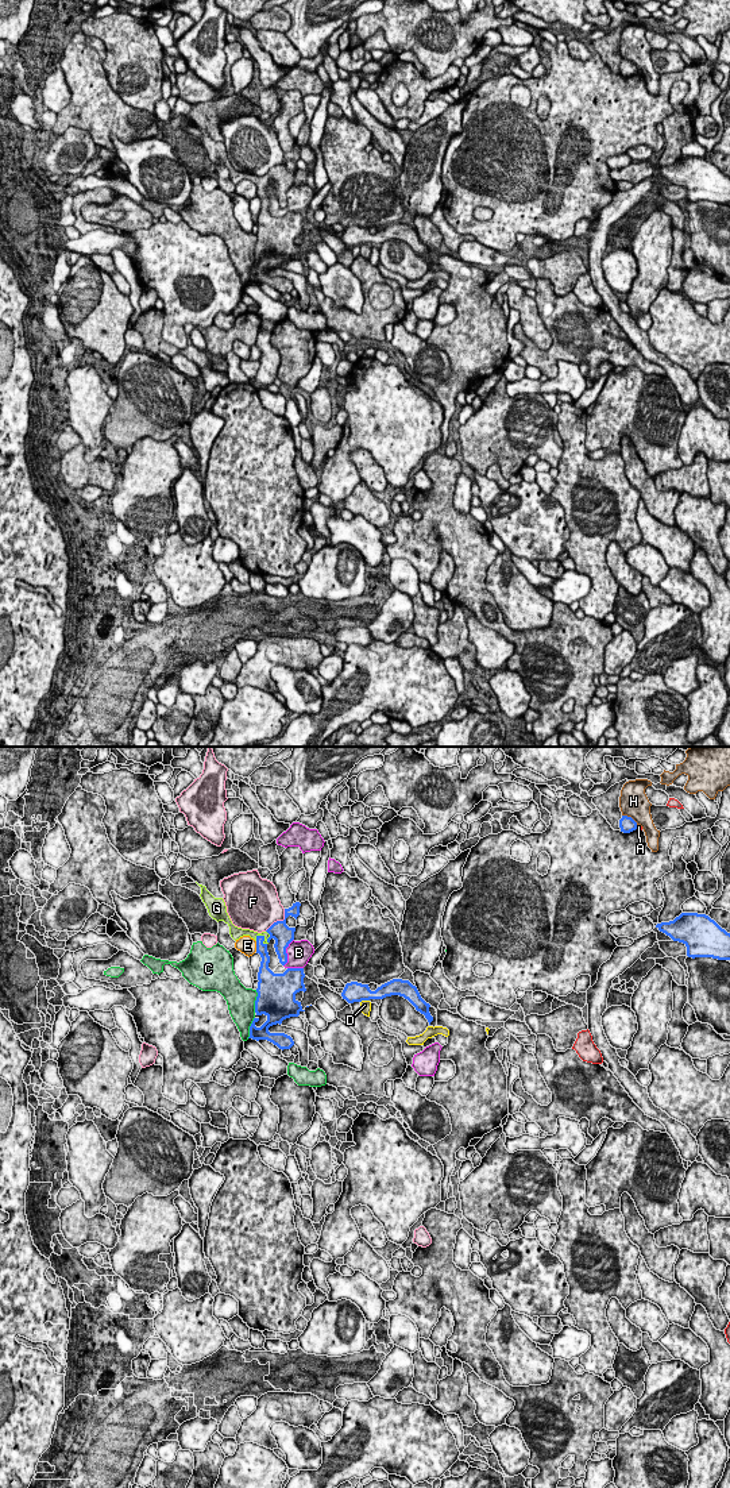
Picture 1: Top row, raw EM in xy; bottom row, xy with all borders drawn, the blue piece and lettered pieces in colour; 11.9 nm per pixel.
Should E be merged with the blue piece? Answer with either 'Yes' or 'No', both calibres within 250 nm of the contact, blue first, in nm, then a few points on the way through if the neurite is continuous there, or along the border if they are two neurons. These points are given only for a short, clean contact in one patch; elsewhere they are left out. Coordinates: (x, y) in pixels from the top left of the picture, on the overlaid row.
No. Thickness 130 nm (blue) against 220 nm

